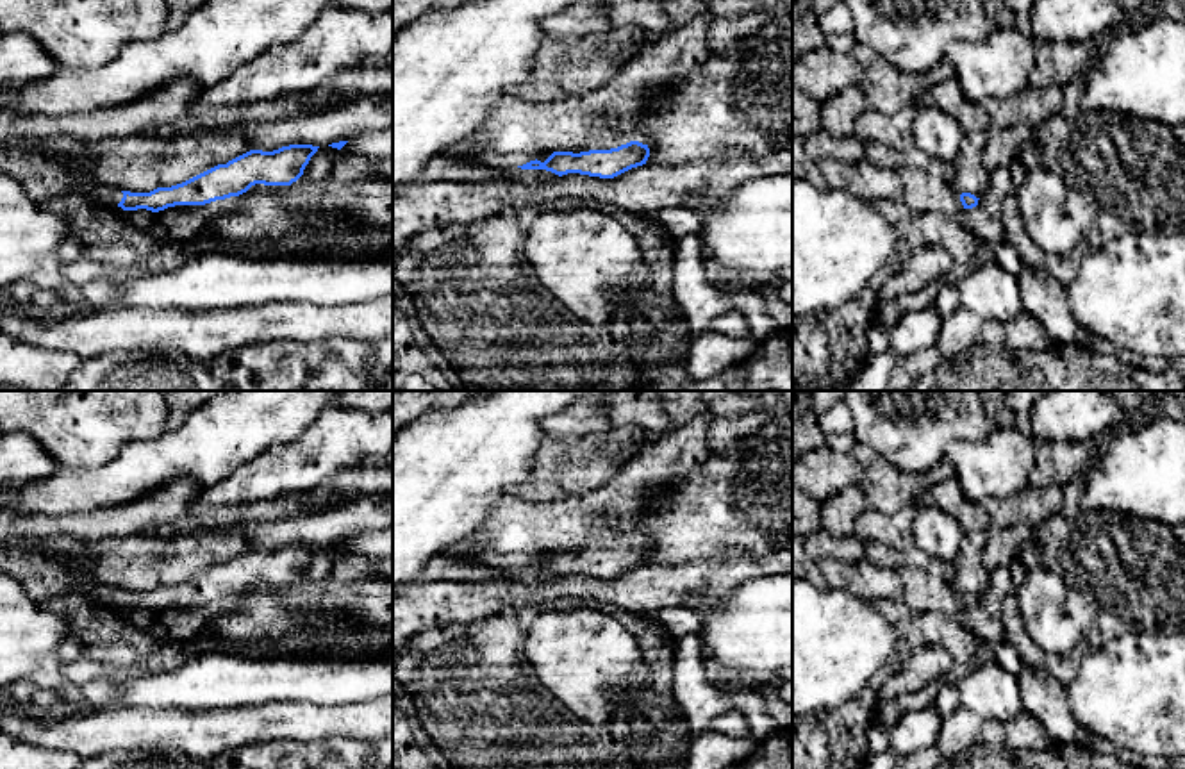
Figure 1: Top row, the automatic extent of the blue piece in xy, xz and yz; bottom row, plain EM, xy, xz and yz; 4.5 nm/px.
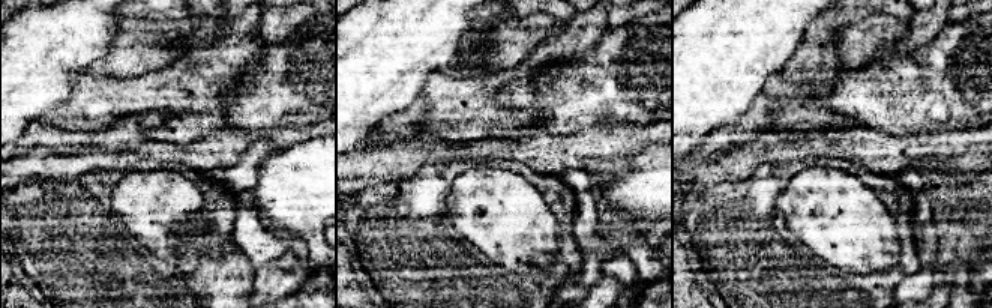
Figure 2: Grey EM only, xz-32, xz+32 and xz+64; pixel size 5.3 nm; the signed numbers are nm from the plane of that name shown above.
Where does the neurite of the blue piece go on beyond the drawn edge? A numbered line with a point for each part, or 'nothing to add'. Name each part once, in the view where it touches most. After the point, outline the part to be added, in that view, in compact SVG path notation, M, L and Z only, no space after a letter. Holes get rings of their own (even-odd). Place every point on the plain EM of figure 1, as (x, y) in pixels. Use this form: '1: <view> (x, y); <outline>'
1: xz (514, 532); M705 410L657 435L650 448L594 491L557 501L525 501L505 492L480 532L460 544L478 548L476 564L510 569L553 551L610 550L635 541L650 501L707 462L712 419Z

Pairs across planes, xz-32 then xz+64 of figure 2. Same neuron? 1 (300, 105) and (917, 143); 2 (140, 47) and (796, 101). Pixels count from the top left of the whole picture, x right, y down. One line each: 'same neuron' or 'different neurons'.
1: different neurons
2: different neurons

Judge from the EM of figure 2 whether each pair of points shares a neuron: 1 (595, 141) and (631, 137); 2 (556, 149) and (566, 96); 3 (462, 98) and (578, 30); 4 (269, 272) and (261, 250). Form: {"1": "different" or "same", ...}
{"1": "same", "2": "different", "3": "same", "4": "different"}

